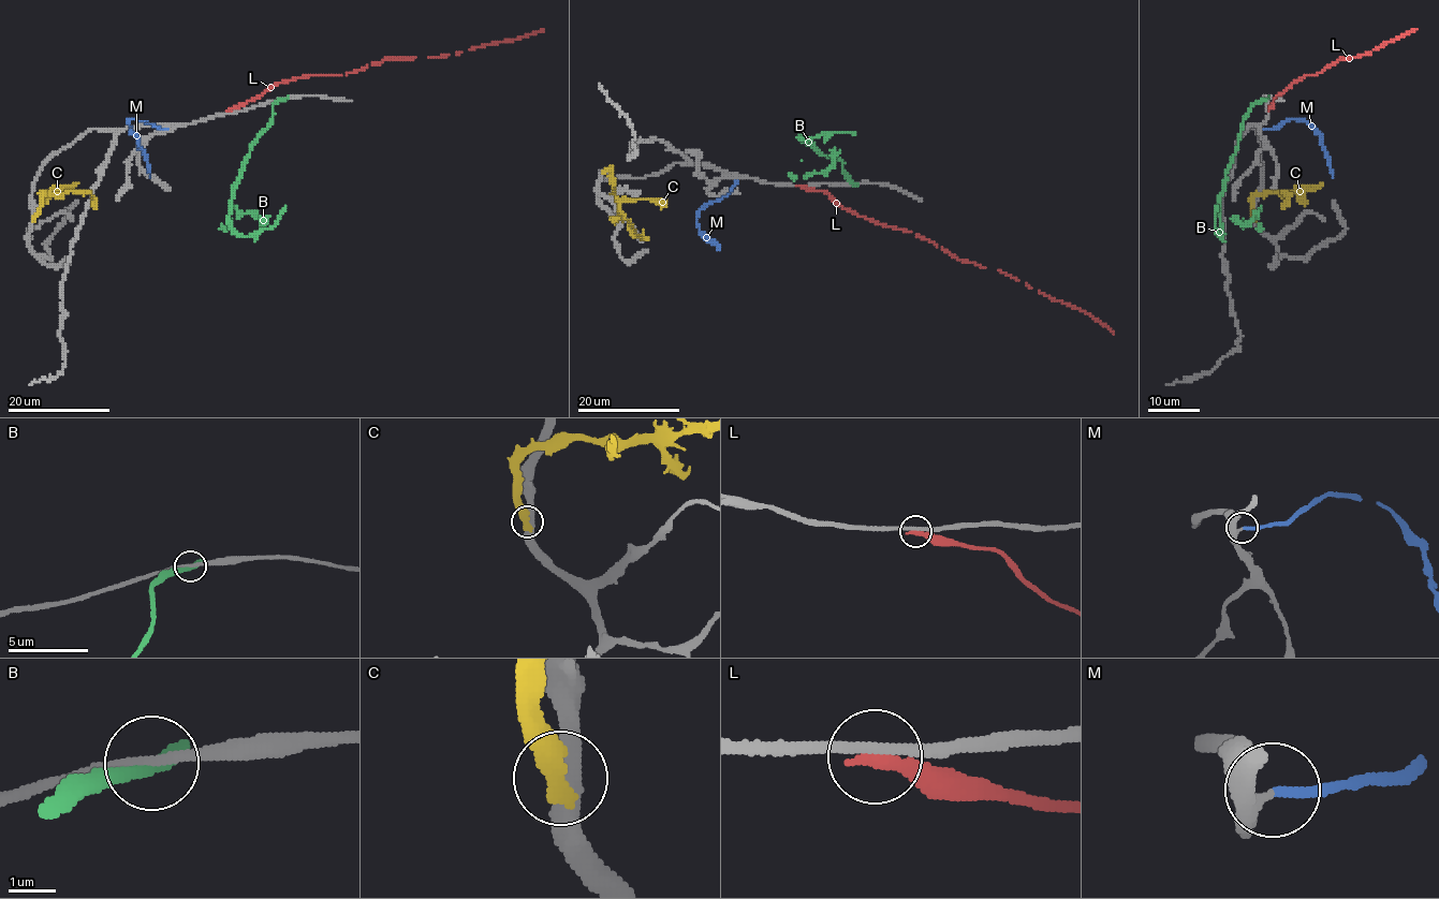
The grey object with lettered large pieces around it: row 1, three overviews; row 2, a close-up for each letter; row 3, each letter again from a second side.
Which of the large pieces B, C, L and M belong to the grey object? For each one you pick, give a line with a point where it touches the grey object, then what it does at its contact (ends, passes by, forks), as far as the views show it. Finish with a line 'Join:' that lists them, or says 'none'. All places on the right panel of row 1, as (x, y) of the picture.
M: meets grey at (1262, 129); it ends there
Join: M

